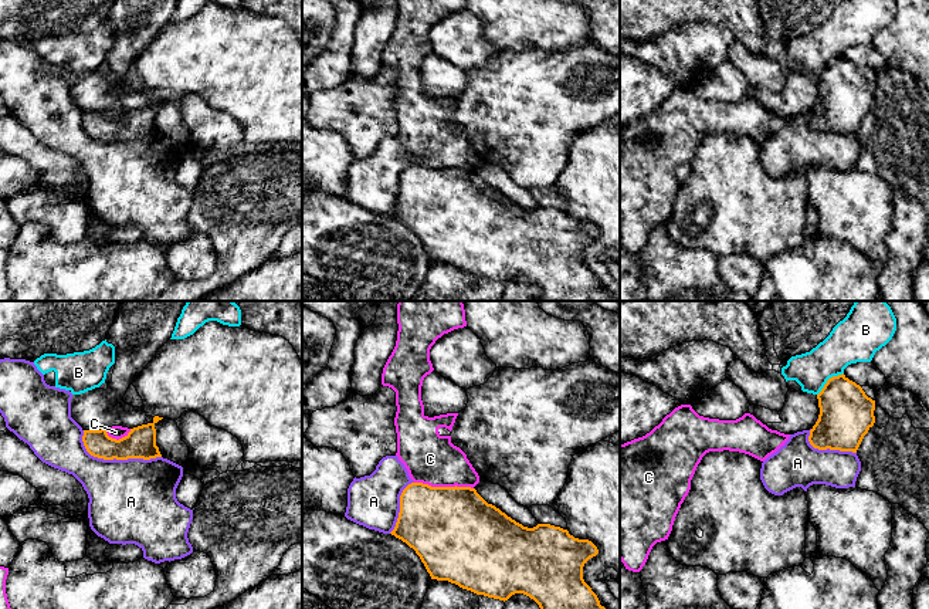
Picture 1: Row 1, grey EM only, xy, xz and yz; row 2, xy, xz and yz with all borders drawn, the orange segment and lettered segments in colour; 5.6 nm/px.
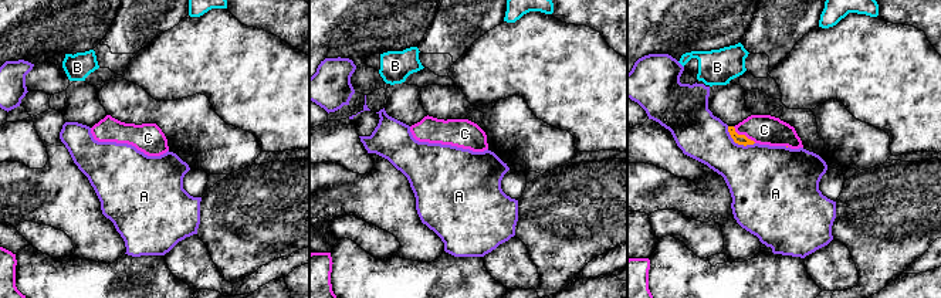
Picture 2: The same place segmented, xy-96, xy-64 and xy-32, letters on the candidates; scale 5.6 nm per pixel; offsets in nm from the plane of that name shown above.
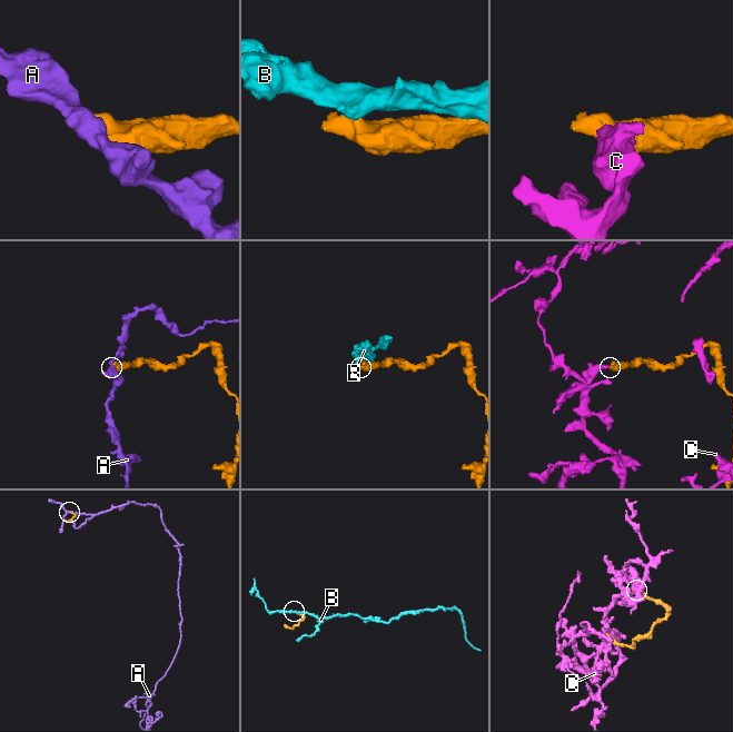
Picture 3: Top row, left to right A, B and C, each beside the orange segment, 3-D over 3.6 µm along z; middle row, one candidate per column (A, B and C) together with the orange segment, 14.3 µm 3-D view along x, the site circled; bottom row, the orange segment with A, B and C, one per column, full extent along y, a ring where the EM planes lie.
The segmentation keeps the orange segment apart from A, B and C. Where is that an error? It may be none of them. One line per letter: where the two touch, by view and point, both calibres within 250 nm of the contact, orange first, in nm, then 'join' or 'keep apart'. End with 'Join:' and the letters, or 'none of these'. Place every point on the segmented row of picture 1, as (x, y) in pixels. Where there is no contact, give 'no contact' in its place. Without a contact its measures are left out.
A: xy (114, 457) | 180/440 nm | keep apart
B: yz (827, 381) | 300/240 nm | keep apart
C: xz (444, 487) | 480/280 nm | keep apart
Join: none of these

